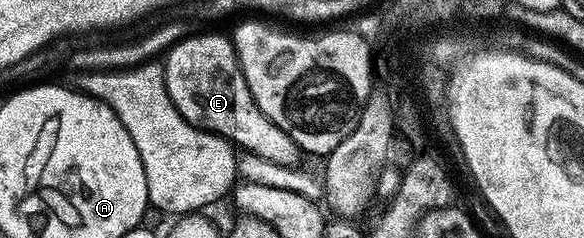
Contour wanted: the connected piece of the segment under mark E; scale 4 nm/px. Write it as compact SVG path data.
M201 33L198 37L186 35L180 42L173 46L164 54L163 64L165 66L165 82L167 83L167 93L171 95L171 103L191 123L200 129L207 129L211 133L218 133L226 141L234 146L240 147L246 153L254 153L263 159L271 159L271 163L280 165L300 166L303 160L301 149L263 111L259 111L259 103L251 95L251 87L247 87L247 79L241 70L241 64L237 58L237 52L233 46L232 40L228 36L220 37L217 33Z

